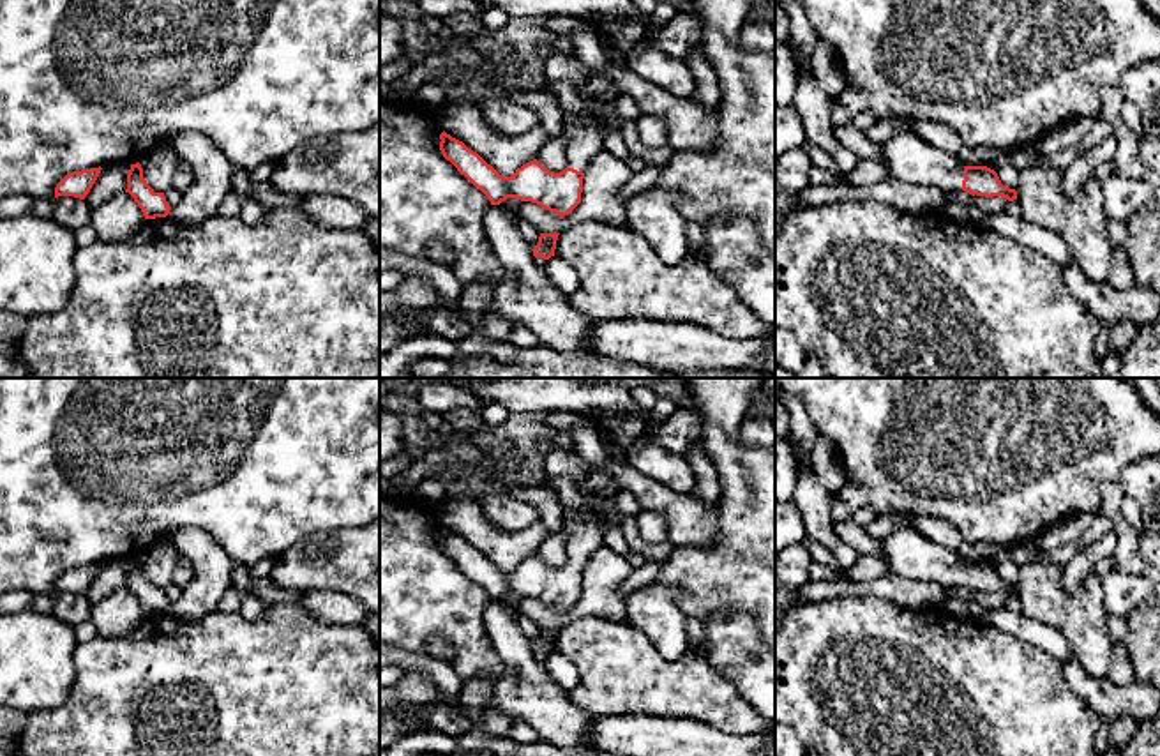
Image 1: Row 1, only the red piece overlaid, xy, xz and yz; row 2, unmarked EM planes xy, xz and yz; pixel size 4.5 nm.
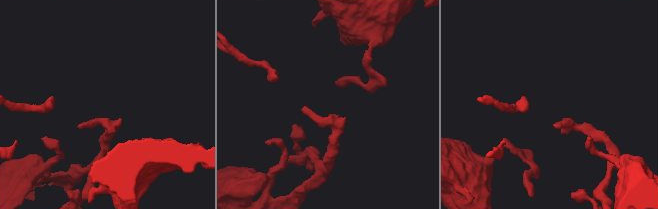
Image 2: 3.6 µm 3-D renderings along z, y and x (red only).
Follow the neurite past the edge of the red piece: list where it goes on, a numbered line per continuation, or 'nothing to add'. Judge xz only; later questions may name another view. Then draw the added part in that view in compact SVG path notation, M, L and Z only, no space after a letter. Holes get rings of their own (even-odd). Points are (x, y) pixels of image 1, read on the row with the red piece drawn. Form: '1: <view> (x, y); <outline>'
1: xz (583, 136); M563 113L561 138L565 140L567 166L584 171L590 159L604 150L602 132L606 120L597 115L579 118Z

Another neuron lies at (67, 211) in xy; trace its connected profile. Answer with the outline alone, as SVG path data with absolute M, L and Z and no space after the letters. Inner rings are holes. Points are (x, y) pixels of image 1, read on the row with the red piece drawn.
M58 196L53 200L51 219L71 231L90 224L90 205L74 196Z

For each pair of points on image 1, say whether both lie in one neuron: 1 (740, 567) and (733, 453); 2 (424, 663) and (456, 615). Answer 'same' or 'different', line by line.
1: same
2: different

